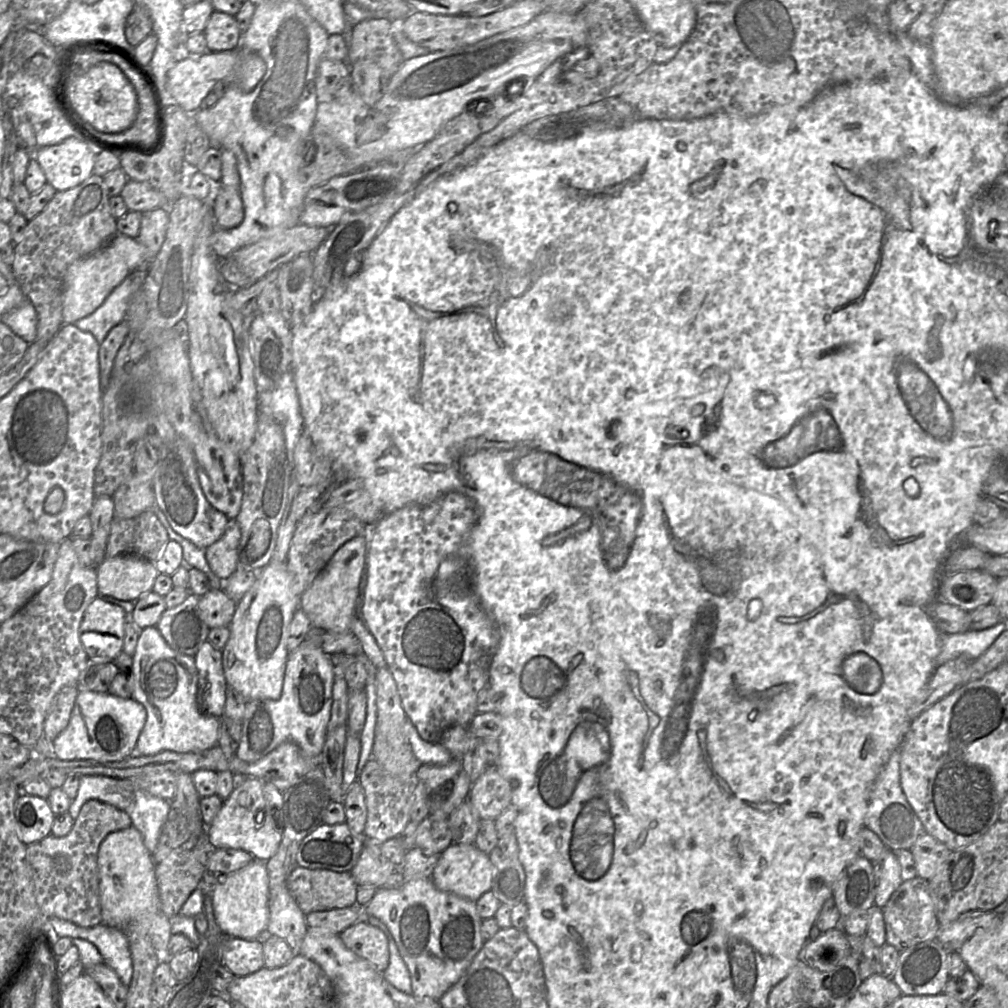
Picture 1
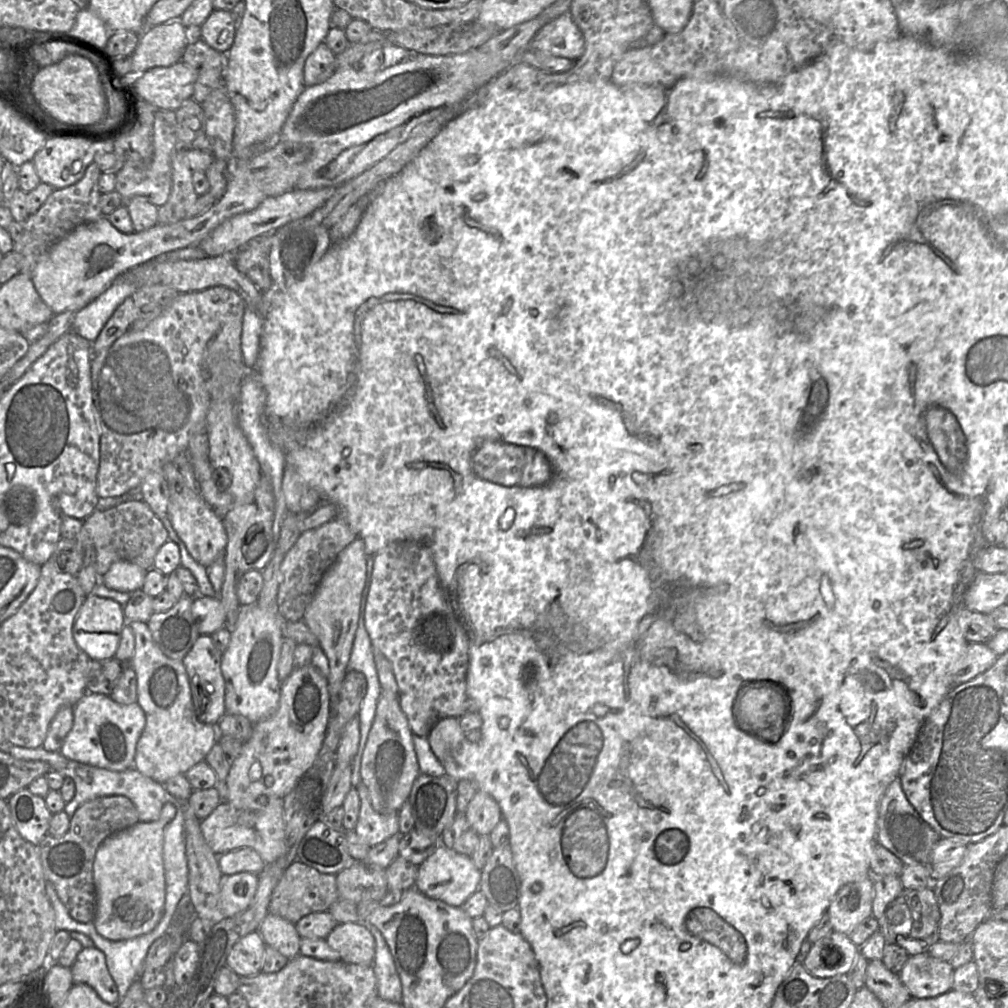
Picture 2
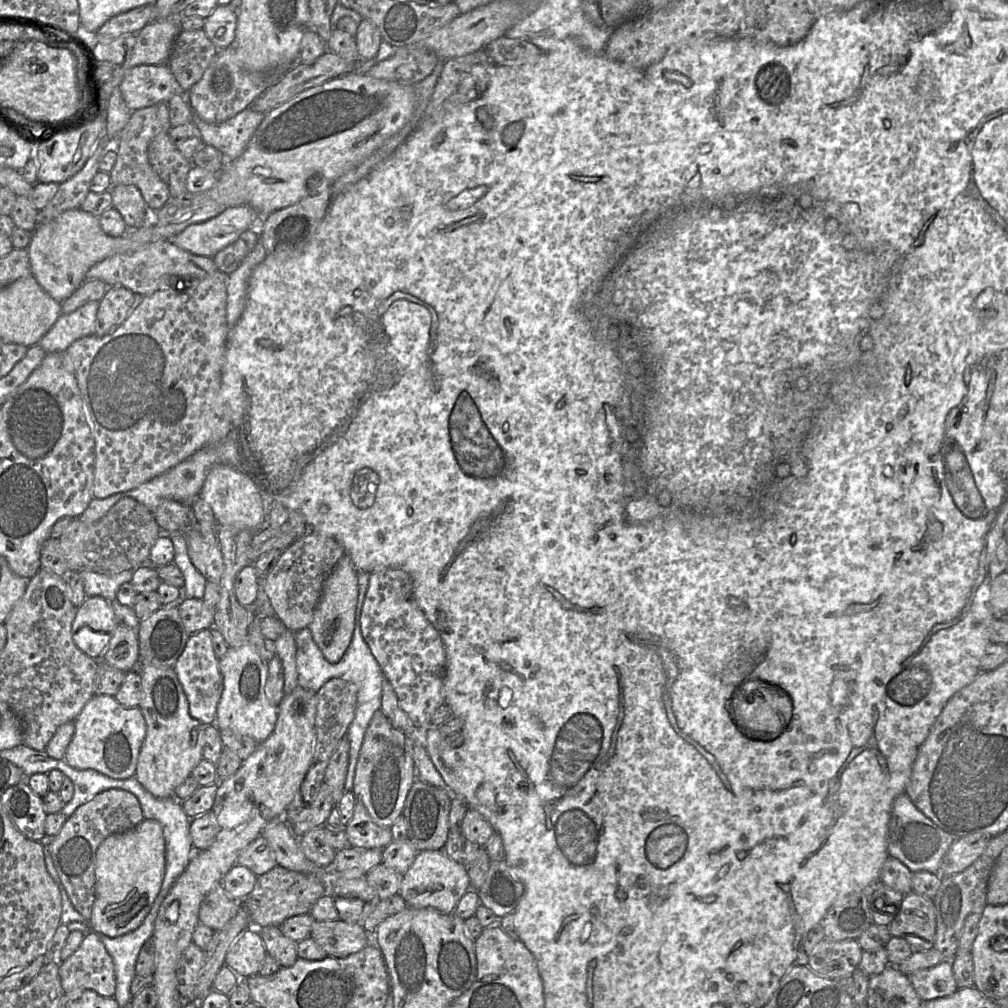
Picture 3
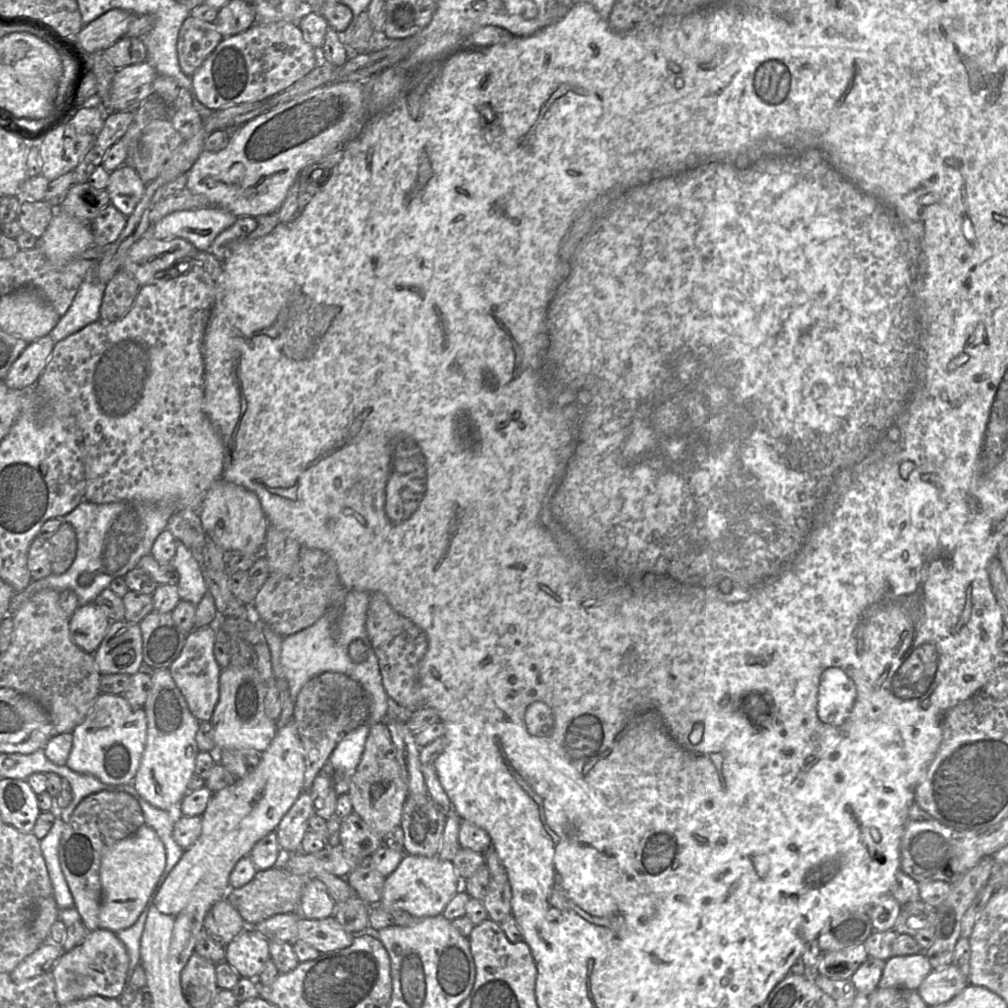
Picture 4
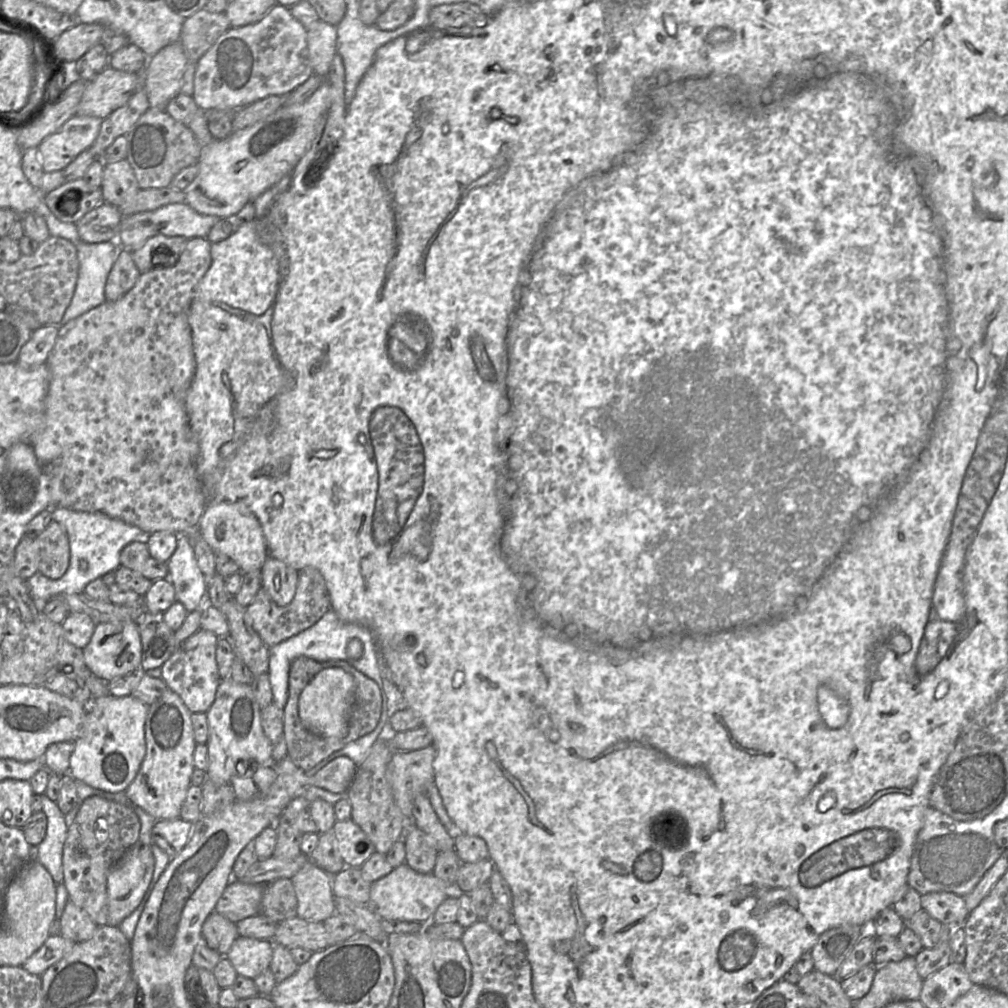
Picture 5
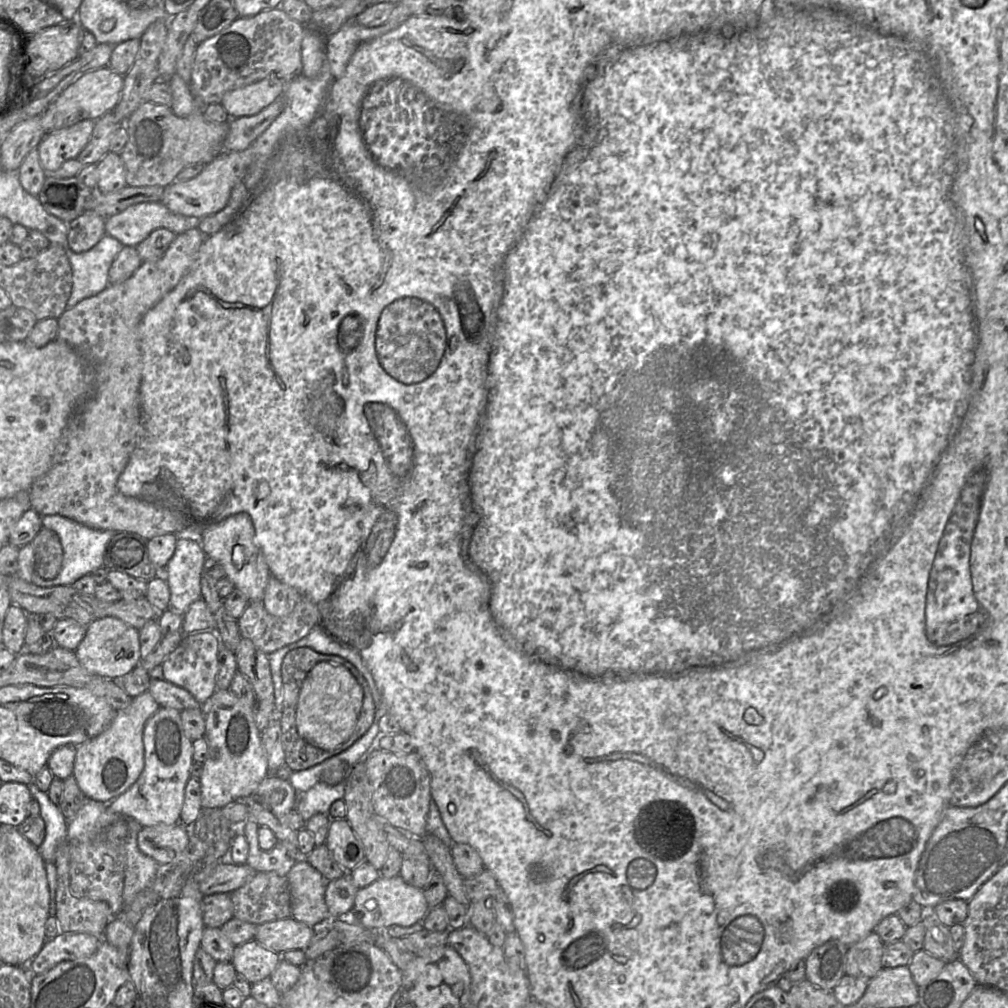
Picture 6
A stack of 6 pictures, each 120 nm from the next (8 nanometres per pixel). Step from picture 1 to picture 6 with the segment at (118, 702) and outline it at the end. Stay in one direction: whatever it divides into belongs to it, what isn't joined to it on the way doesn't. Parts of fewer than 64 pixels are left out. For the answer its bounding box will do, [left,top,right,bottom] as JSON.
[73,691,159,802]

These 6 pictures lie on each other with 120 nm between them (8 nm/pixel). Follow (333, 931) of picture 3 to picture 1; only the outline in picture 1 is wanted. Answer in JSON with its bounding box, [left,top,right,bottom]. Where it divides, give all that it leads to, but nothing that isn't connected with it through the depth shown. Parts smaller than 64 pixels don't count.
[340,922,389,972]

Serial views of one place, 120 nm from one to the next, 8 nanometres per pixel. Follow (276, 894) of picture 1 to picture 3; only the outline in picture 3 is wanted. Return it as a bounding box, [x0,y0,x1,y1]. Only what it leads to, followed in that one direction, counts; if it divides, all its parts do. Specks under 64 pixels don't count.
[257,926,298,967]

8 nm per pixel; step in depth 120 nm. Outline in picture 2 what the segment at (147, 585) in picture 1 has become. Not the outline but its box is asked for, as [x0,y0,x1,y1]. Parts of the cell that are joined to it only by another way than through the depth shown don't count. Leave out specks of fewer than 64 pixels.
[100,561,147,593]

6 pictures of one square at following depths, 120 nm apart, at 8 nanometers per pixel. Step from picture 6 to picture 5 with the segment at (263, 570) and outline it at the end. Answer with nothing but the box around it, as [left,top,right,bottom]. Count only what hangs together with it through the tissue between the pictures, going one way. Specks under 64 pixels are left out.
[198,501,268,572]

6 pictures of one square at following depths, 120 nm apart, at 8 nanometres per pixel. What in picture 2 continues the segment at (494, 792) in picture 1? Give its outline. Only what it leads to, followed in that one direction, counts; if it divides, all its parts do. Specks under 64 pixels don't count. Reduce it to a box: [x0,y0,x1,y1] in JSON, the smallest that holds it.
[465,789,502,835]

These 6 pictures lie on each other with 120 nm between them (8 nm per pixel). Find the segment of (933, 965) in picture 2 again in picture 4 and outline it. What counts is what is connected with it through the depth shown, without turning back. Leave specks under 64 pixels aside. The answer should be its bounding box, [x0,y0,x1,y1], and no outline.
[917,964,969,1007]

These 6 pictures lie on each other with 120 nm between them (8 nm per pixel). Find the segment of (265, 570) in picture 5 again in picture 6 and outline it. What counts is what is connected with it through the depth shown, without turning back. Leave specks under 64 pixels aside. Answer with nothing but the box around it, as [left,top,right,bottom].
[262,575,300,617]

